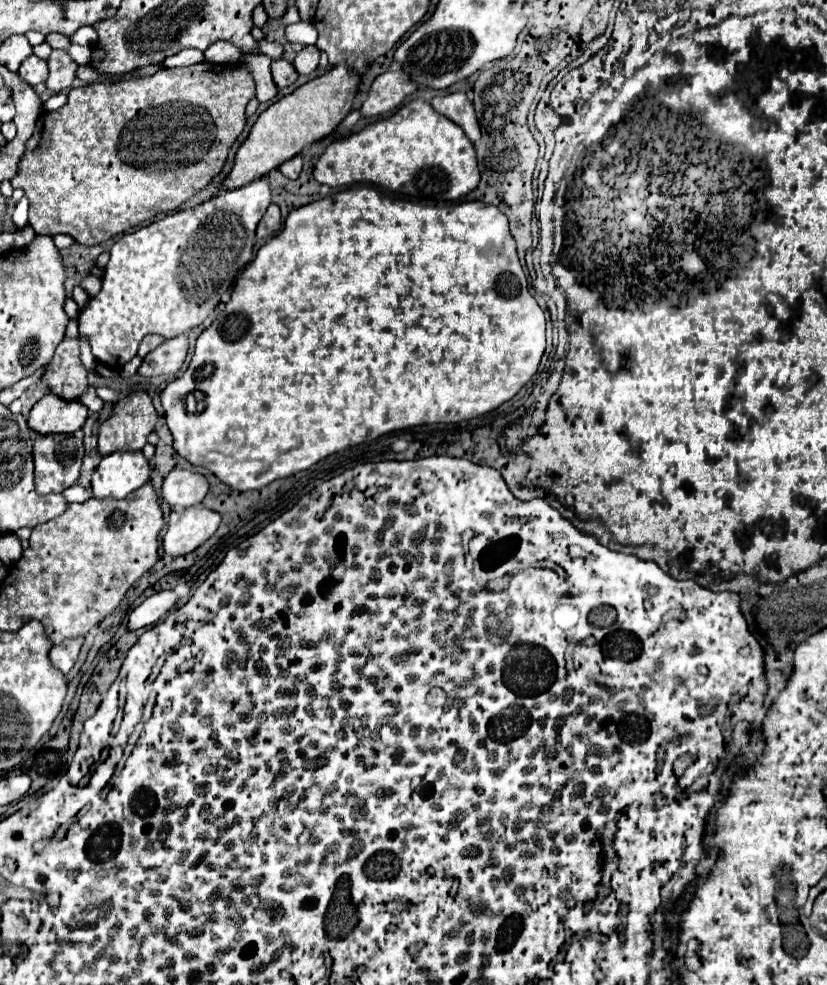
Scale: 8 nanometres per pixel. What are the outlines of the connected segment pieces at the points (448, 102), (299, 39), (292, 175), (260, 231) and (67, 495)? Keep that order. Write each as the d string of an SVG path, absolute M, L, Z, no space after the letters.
M450 93L450 95L434 97L432 107L444 117L448 117L450 121L454 121L456 125L460 125L472 143L480 139L480 127L474 115L474 105L468 101L464 93Z
M298 21L298 23L292 23L286 27L286 39L290 43L302 43L302 45L314 45L316 39L318 39L318 33L314 29L312 23L306 23L306 21Z
M296 155L296 157L288 159L286 163L282 163L278 169L280 169L280 173L286 175L288 179L296 179L296 177L300 175L300 171L302 171L302 163L304 163L302 155Z
M270 205L264 213L264 217L260 219L258 223L258 229L256 229L256 237L258 239L266 239L270 237L274 231L280 229L280 209L278 205Z
M72 485L72 487L68 487L68 489L64 489L62 491L62 495L64 495L64 499L68 499L68 503L82 503L82 501L86 501L90 495L84 491L84 487L80 487L80 485Z

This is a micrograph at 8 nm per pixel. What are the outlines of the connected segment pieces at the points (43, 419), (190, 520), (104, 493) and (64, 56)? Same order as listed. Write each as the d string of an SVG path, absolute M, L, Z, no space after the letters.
M44 395L30 411L28 425L36 433L74 433L88 417L88 407L80 401L68 403L66 399L56 399L56 395Z
M188 507L172 511L168 531L164 535L164 551L168 555L186 555L210 539L220 525L220 515L206 507Z
M114 451L102 457L92 475L92 493L98 499L124 499L148 481L150 463L142 451Z
M52 49L50 57L48 57L48 69L50 69L50 75L46 79L46 85L50 91L58 93L62 89L68 89L74 83L78 63L66 51Z

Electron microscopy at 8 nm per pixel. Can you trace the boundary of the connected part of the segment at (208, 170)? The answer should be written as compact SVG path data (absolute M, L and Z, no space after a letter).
M208 61L190 65L190 67L160 69L154 75L136 77L136 79L130 79L130 81L116 83L116 85L92 83L92 85L86 85L86 87L70 89L68 103L64 107L60 107L56 111L42 111L38 127L26 143L24 159L20 159L20 171L16 171L16 175L10 179L12 187L20 187L30 201L30 209L28 209L30 227L38 235L52 235L54 237L58 233L66 233L82 245L98 245L98 243L112 239L120 233L128 233L130 229L136 229L138 225L142 225L148 219L154 219L154 215L158 215L162 211L178 209L188 197L198 193L214 175L220 173L230 145L234 143L234 139L244 129L244 123L246 123L244 111L246 111L246 103L252 97L254 97L254 81L252 81L252 75L248 73L248 69L244 65L240 65L240 63L236 63L236 65L214 65L214 63L208 63Z

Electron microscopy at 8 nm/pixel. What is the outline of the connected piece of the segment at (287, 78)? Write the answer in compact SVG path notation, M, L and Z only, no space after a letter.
M274 59L274 61L272 61L272 77L274 77L274 83L282 89L282 87L292 85L292 83L296 81L298 73L296 73L296 69L294 69L288 61L284 61L284 59Z

